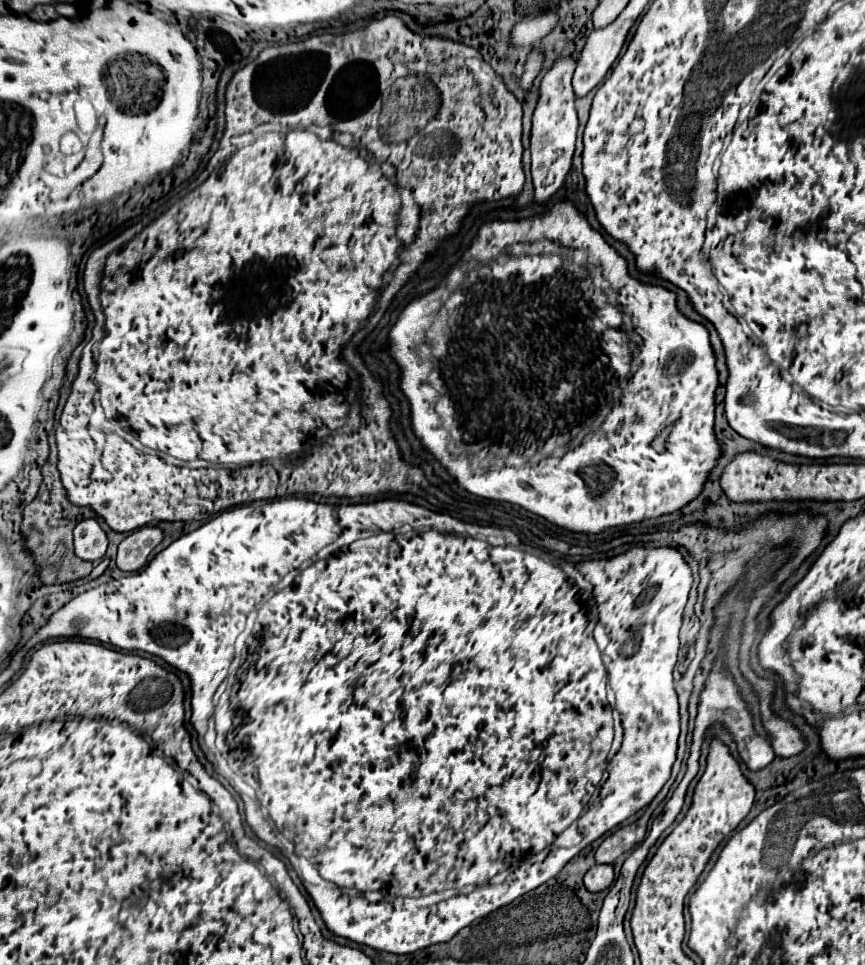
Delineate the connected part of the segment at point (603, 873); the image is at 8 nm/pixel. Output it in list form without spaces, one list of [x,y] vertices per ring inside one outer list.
[[[594,865],[586,875],[584,875],[584,885],[588,891],[604,891],[612,885],[614,881],[614,867],[612,865]]]

